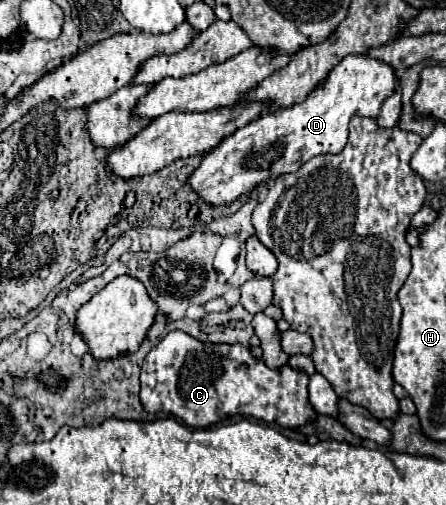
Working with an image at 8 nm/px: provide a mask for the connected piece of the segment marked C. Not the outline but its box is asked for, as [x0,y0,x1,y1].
[141,332,315,428]

